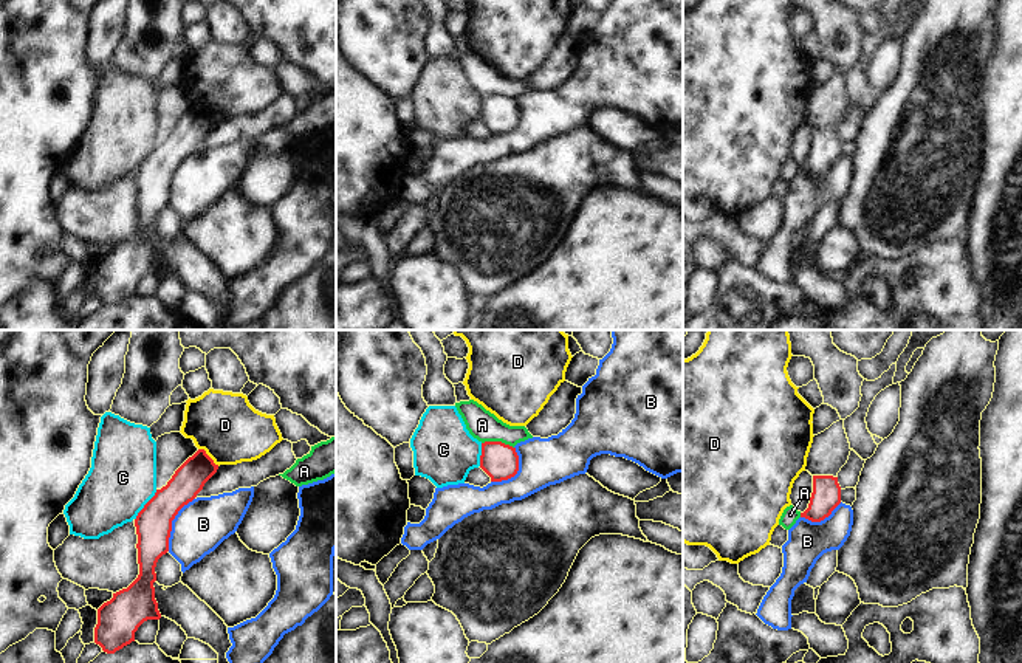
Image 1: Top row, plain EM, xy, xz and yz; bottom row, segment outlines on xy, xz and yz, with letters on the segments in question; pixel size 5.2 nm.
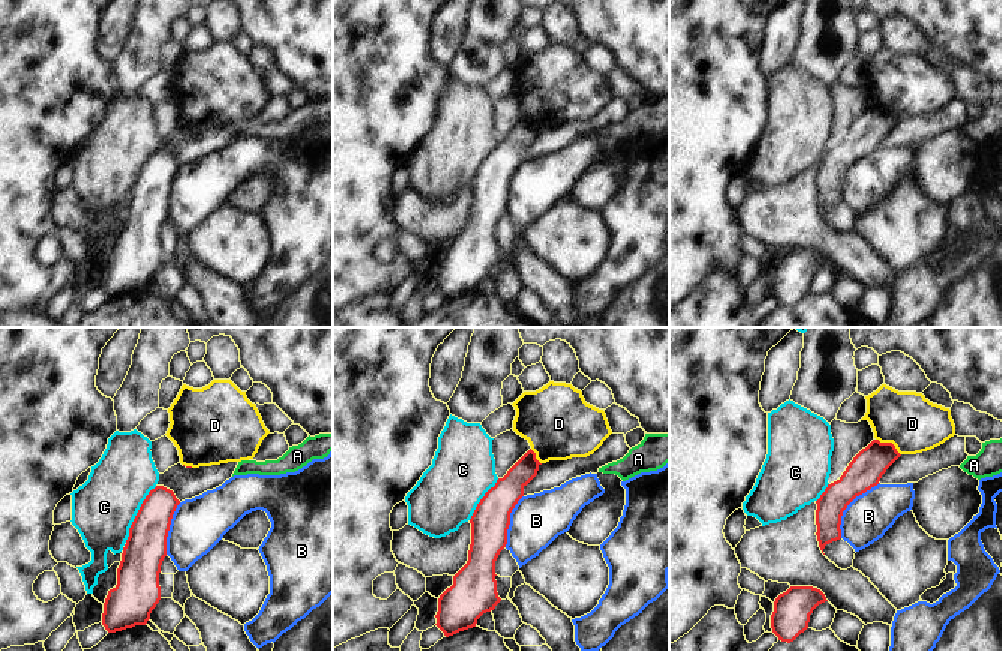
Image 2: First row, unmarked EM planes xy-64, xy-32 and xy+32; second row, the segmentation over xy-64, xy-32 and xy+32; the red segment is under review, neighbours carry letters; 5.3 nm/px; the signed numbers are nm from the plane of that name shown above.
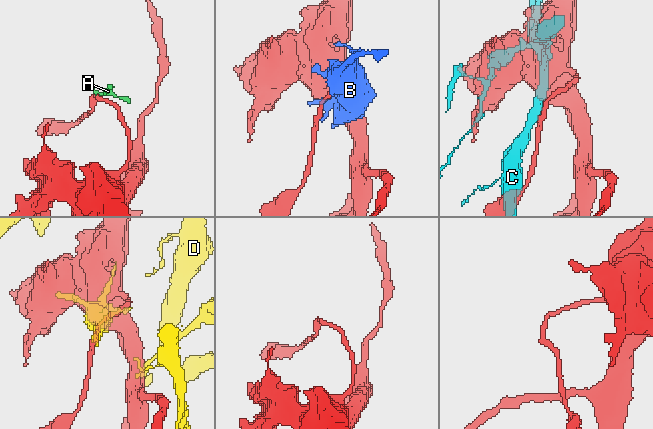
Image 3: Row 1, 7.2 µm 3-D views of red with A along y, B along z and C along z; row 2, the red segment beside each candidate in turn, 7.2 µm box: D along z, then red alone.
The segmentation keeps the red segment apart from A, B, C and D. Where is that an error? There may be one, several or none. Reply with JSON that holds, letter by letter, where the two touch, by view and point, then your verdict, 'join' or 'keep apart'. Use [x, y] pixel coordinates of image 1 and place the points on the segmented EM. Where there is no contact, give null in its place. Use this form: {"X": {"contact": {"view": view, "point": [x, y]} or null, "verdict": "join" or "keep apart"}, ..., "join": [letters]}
{"A": {"contact": {"view": "xz", "point": [497, 442]}, "verdict": "keep apart"}, "B": {"contact": {"view": "xy", "point": [171, 524]}, "verdict": "keep apart"}, "C": {"contact": {"view": "xy", "point": [144, 505]}, "verdict": "keep apart"}, "D": {"contact": {"view": "xy", "point": [208, 456]}, "verdict": "keep apart"}, "join": []}

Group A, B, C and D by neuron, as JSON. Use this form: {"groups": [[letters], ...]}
{"groups": [["A"], ["B"], ["C"], ["D"]]}

